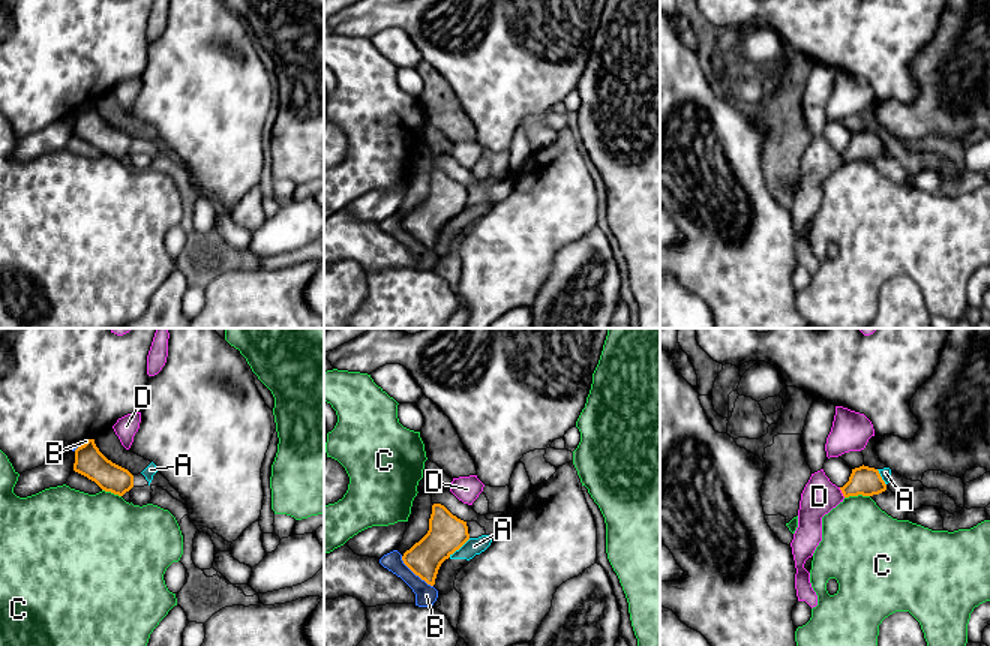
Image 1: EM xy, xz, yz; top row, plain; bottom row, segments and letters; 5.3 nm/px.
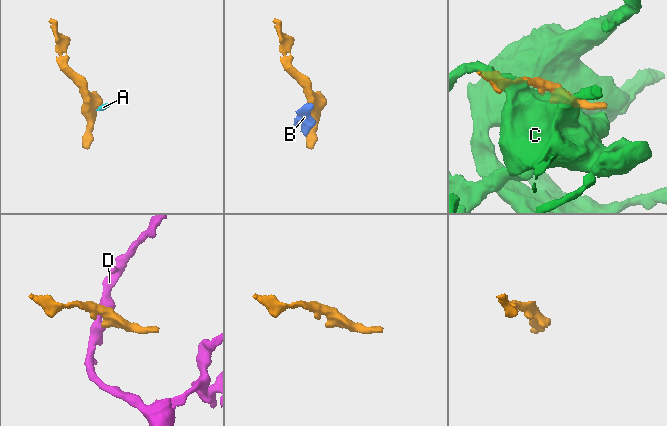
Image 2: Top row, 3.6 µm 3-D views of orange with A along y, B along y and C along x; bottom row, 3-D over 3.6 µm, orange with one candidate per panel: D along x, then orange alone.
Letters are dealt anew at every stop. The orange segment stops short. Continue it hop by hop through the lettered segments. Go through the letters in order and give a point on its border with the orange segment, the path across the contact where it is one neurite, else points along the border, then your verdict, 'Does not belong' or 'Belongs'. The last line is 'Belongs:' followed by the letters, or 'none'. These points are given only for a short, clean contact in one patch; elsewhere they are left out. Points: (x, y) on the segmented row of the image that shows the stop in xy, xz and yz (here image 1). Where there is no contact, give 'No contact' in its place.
A: Touches orange at xz (459, 547). Boundary: xz (470, 538), (449, 556). Does not belong
B: Touches orange at xz (416, 574). Does not belong
C: Touches orange at yz (857, 495). Does not belong
D: Touches orange at yz (842, 492). Boundary: yz (839, 487), (845, 496). Does not belong
Belongs: none

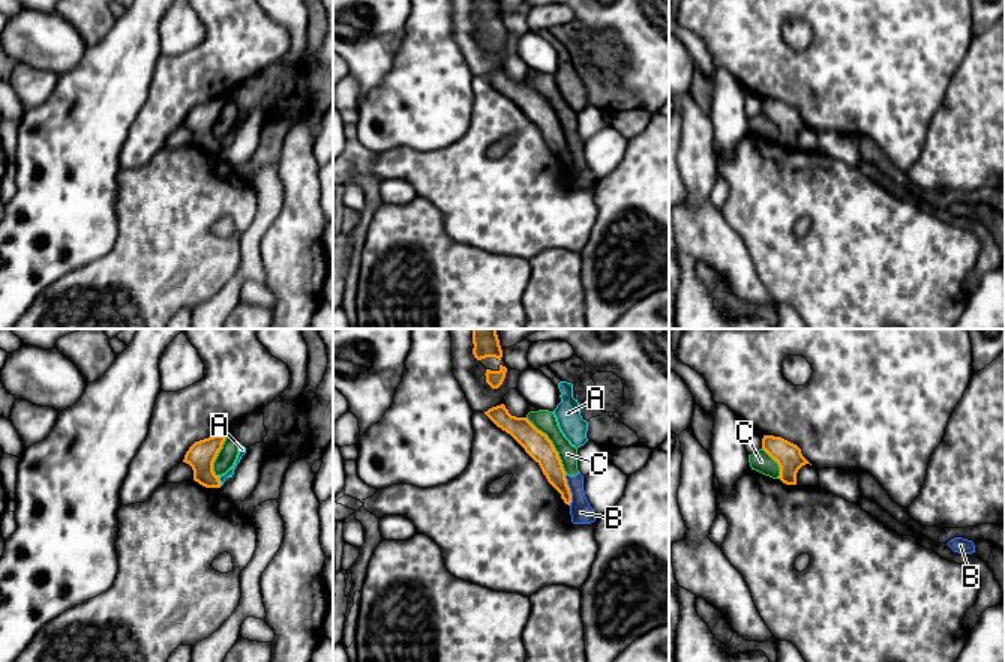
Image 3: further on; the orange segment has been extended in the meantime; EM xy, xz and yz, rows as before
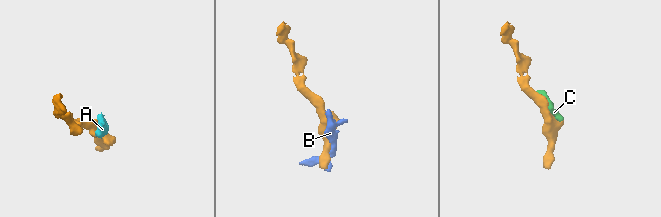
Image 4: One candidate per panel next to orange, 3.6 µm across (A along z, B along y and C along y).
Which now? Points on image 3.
A: Touches orange at xy (219, 481). Does not belong
B: Touches orange at xz (569, 490). Does not belong
C: Touches orange at xz (552, 445). Does not belong
Belongs: none

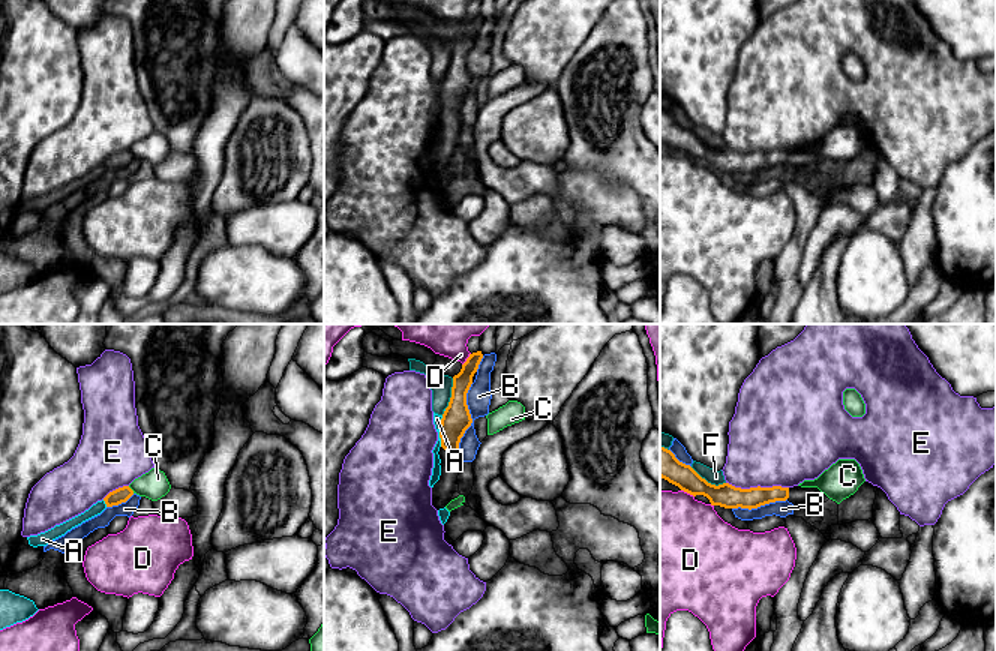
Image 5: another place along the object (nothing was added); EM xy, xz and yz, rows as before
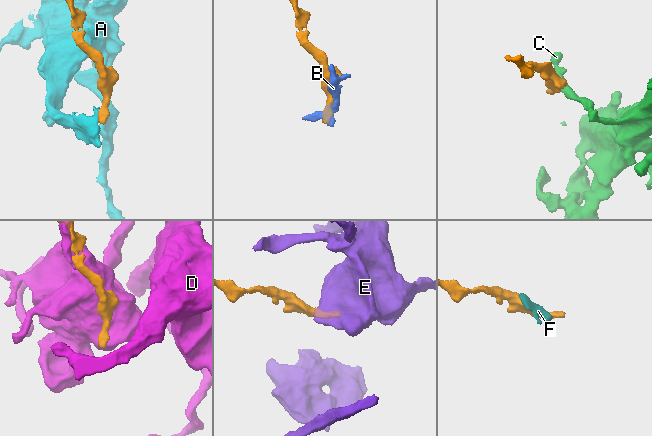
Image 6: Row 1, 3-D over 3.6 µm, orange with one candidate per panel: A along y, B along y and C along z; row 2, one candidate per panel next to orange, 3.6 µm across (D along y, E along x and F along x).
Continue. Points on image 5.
A: Touches orange at xz (440, 431). Boundary: xz (443, 416), (440, 446). Does not belong
B: Touches orange at xz (470, 417). Does not belong
C: Touches orange at xy (131, 489). Boundary: xy (128, 486), (134, 492). Does not belong
D: Touches orange at yz (687, 492). Does not belong
E: Touches orange at yz (758, 486). Boundary: yz (726, 482), (741, 488), (788, 488). Does not belong
F: Touches orange at yz (707, 482). Does not belong
Belongs: none

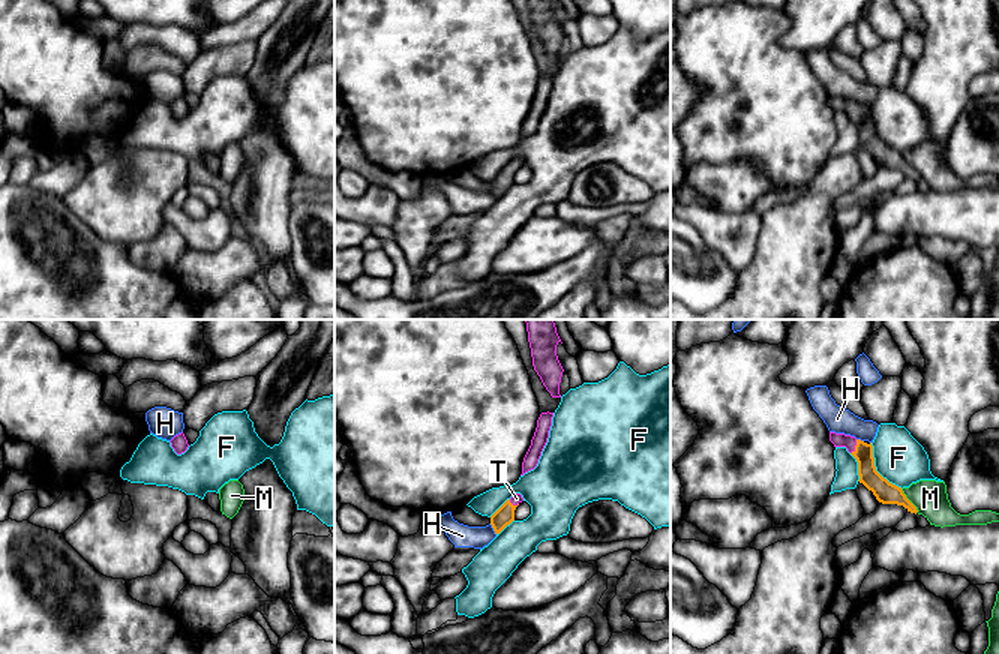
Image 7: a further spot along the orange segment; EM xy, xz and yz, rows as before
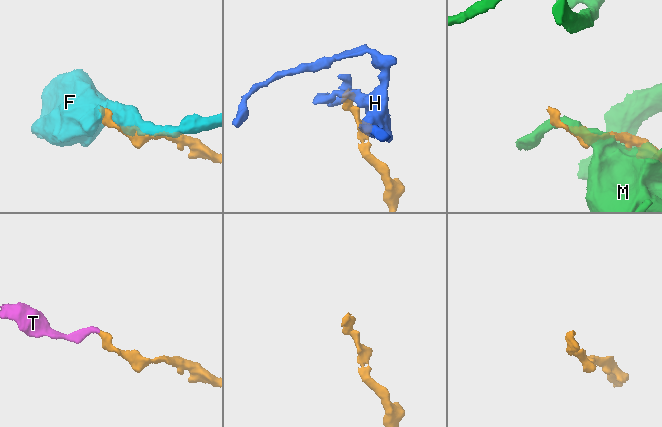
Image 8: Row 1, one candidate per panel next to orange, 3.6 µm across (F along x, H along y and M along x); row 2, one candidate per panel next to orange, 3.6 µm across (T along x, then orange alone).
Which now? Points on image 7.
F: Touches orange at yz (875, 470). Boundary: yz (870, 443), (875, 468), (902, 488). Does not belong
H: Touches orange at xz (494, 530). Boundary: xz (489, 524), (495, 534). Does not belong
M: Touches orange at yz (909, 501). Does not belong
T: Touches orange at yz (855, 447). Path across: yz (869, 476), (866, 459), (855, 447), (848, 441), (839, 440). Belongs
Belongs: T

